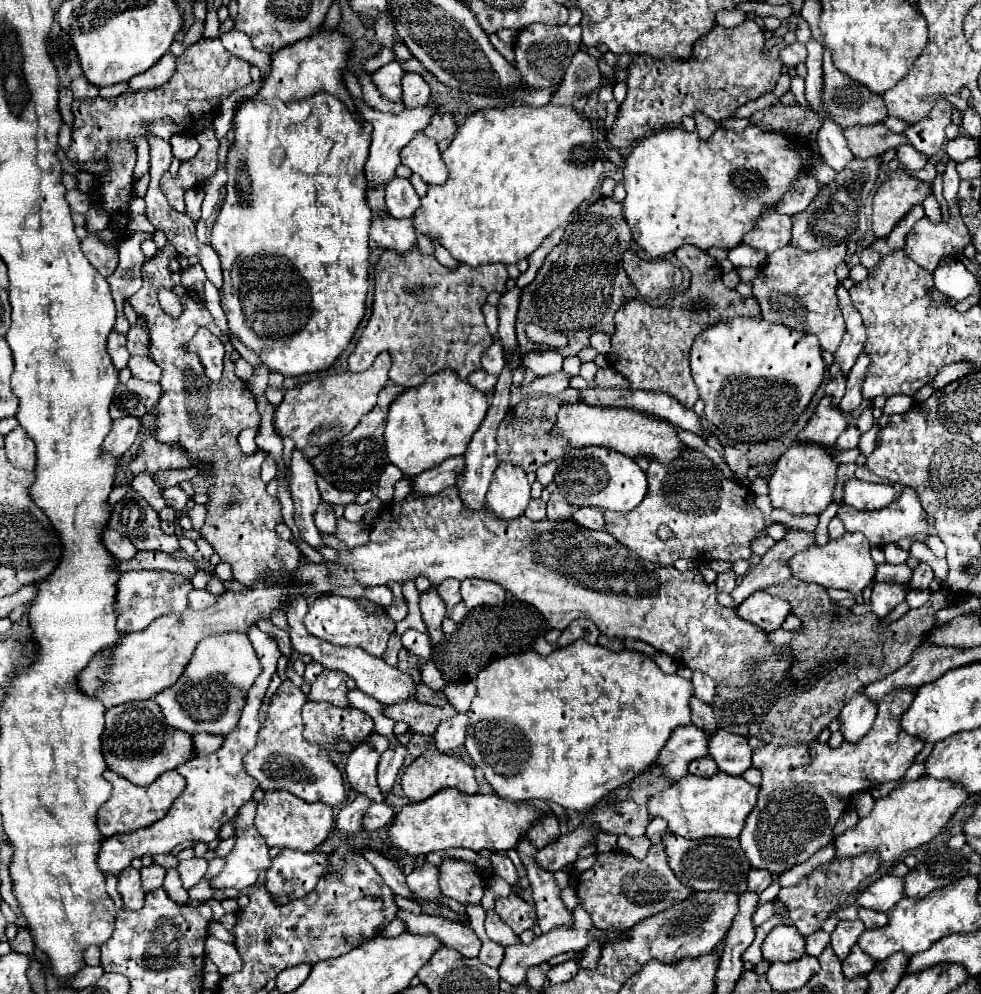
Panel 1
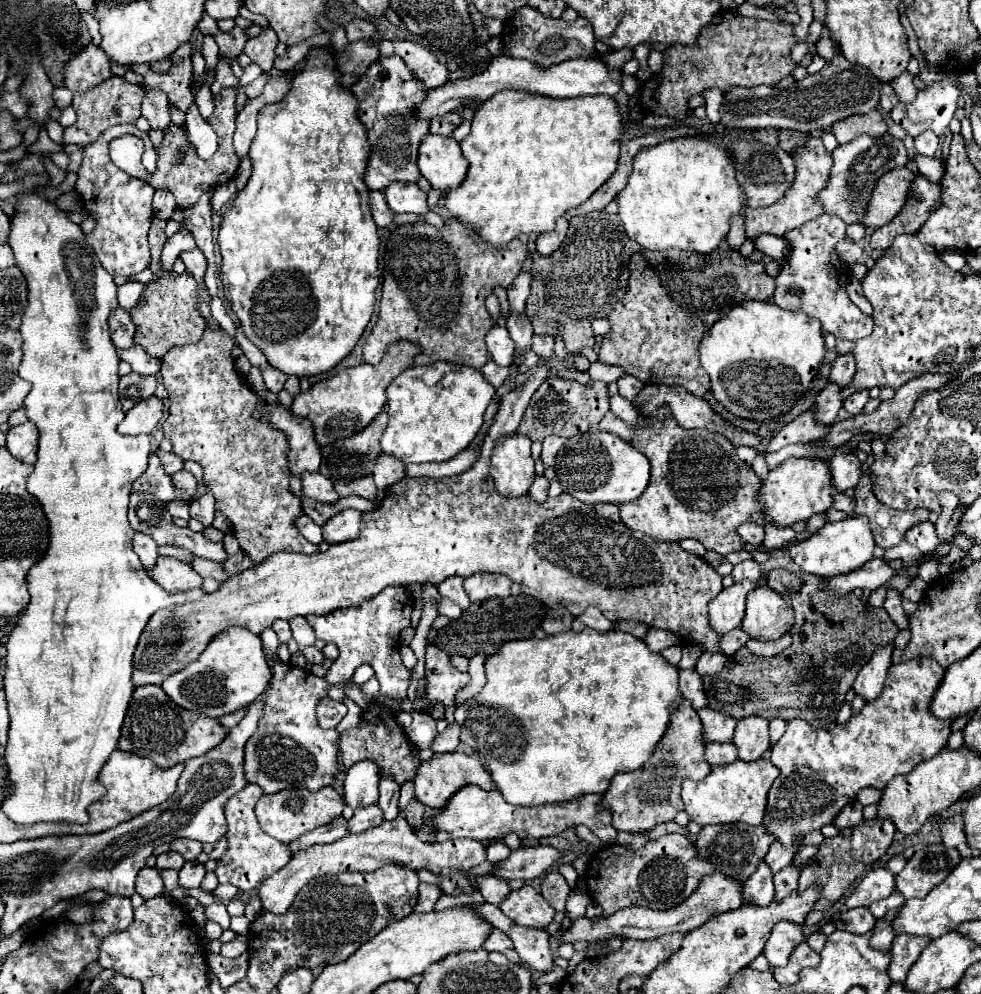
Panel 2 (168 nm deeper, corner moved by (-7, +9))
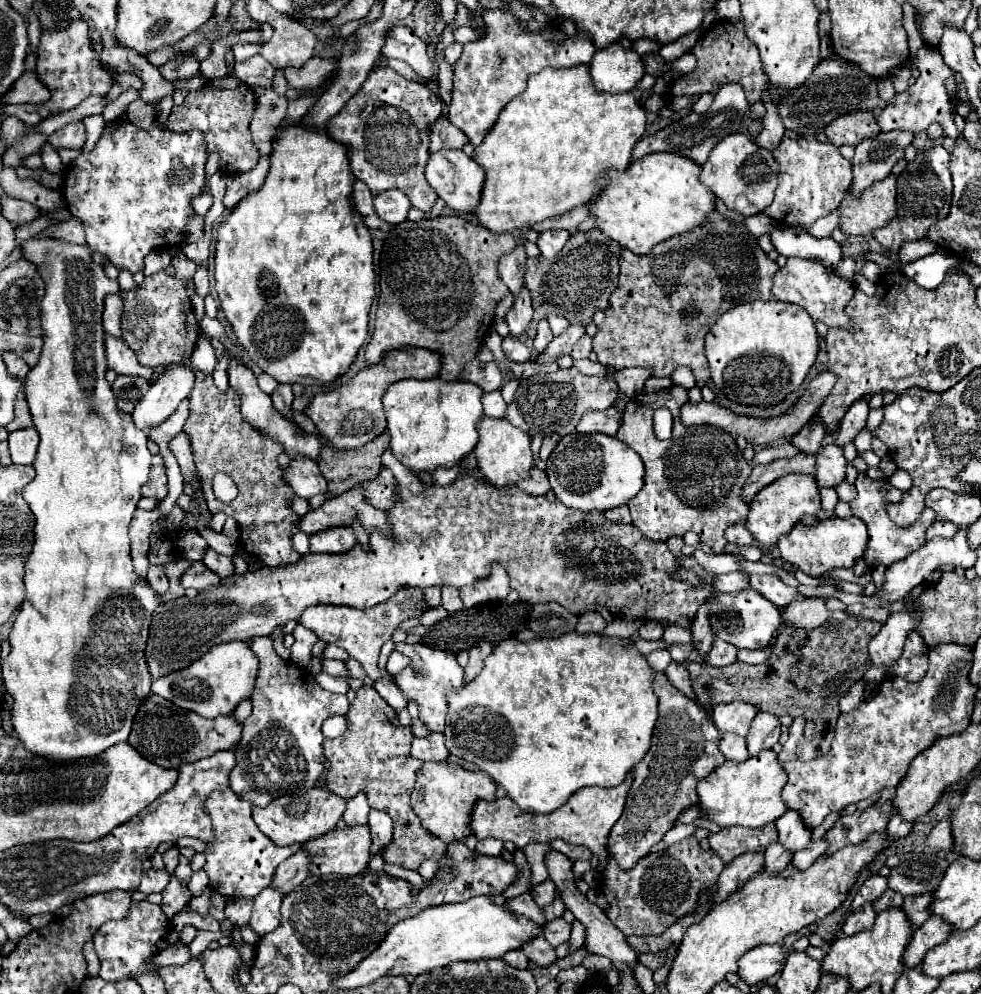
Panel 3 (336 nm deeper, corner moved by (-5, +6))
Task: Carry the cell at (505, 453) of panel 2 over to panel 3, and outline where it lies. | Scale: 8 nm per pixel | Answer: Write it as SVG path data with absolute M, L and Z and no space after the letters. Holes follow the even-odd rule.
M488 417L480 421L478 431L480 431L480 441L474 453L478 459L478 469L484 473L488 483L502 487L502 485L516 485L518 481L528 479L534 461L530 451L530 437L524 431L512 427L506 419L488 419Z

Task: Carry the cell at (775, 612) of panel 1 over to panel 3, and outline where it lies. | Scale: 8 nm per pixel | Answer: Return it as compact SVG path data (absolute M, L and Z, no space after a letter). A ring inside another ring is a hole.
M754 589L720 595L710 609L710 621L712 621L716 637L724 639L726 643L734 645L736 649L764 649L764 647L768 647L772 643L772 639L776 637L776 631L782 623L780 609L774 607L774 603L770 603L766 597L758 595L758 591L754 591Z

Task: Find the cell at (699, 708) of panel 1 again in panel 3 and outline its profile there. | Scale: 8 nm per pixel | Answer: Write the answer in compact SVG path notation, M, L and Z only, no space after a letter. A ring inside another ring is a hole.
M672 661L672 663L668 665L668 669L666 669L666 677L668 677L668 681L670 681L680 693L684 693L684 695L690 697L690 699L696 697L694 691L692 691L690 673L686 671L686 665L684 665L684 663L676 663L676 661Z

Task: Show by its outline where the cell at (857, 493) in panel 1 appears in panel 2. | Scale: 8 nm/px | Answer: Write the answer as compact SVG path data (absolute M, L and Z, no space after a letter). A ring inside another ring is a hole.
M836 450L828 462L828 468L832 474L832 486L838 492L846 492L848 488L856 488L860 474L862 474L860 460L856 458L854 452L848 452L848 450Z

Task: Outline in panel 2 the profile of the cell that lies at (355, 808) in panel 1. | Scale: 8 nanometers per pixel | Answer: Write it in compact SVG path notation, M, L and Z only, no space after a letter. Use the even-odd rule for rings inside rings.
M340 816L340 818L332 820L332 824L328 824L328 826L320 826L316 830L312 830L312 832L306 832L298 840L294 840L290 844L290 848L292 850L304 850L304 848L310 848L310 846L316 846L316 844L332 844L332 842L336 842L342 836L348 834L346 824L348 822Z

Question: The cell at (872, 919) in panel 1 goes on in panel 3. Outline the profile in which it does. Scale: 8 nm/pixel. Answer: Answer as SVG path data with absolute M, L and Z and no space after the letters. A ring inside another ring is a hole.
M888 889L880 899L876 899L874 903L872 903L872 907L874 907L874 911L876 913L880 913L880 911L886 911L886 909L890 909L890 907L900 907L902 905L902 895L898 895L896 891L892 891L892 889Z

